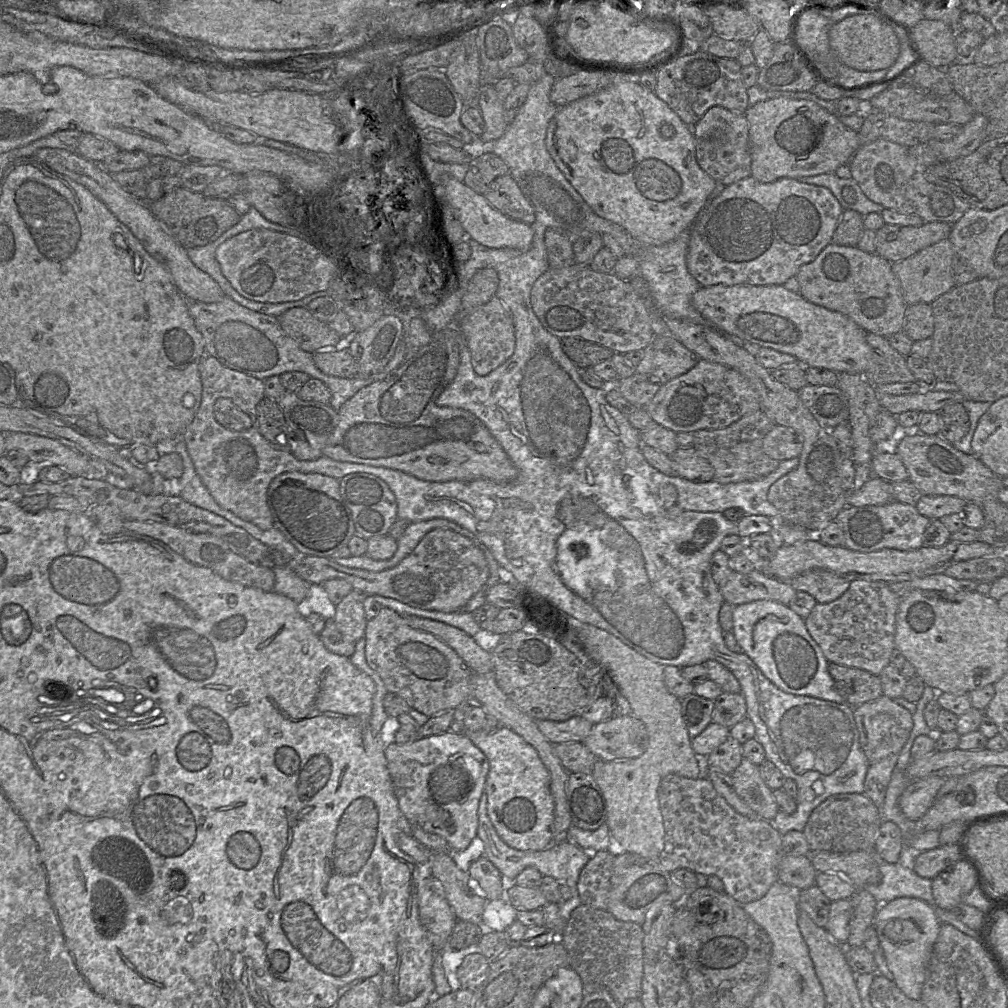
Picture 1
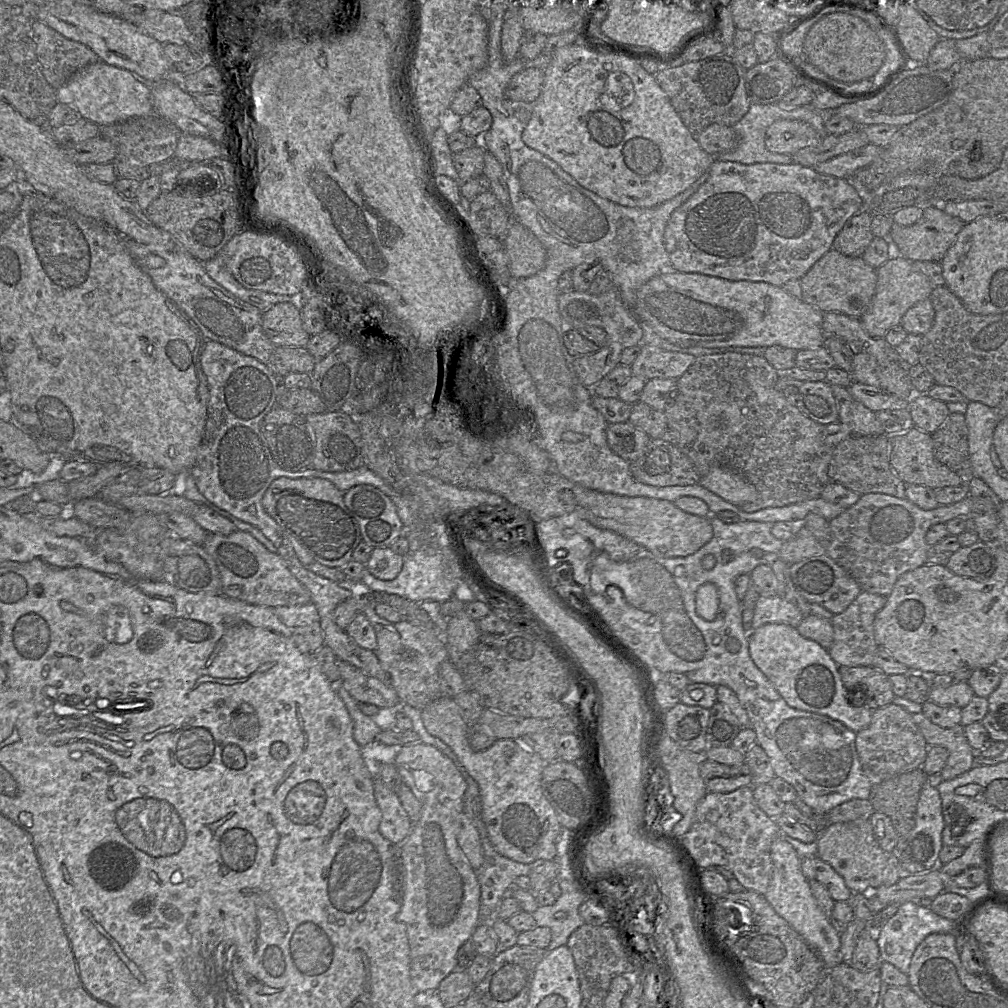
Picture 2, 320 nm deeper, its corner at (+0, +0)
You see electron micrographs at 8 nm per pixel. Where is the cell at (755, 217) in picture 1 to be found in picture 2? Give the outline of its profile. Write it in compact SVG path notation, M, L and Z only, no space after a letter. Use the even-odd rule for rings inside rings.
M715 159L710 166L707 181L686 202L672 212L664 231L664 245L670 257L671 270L701 273L731 281L767 282L782 287L787 281L801 279L824 254L831 250L835 237L846 221L861 210L863 210L863 200L854 188L851 179L821 174L812 167L805 167L795 162L791 164L742 164Z

